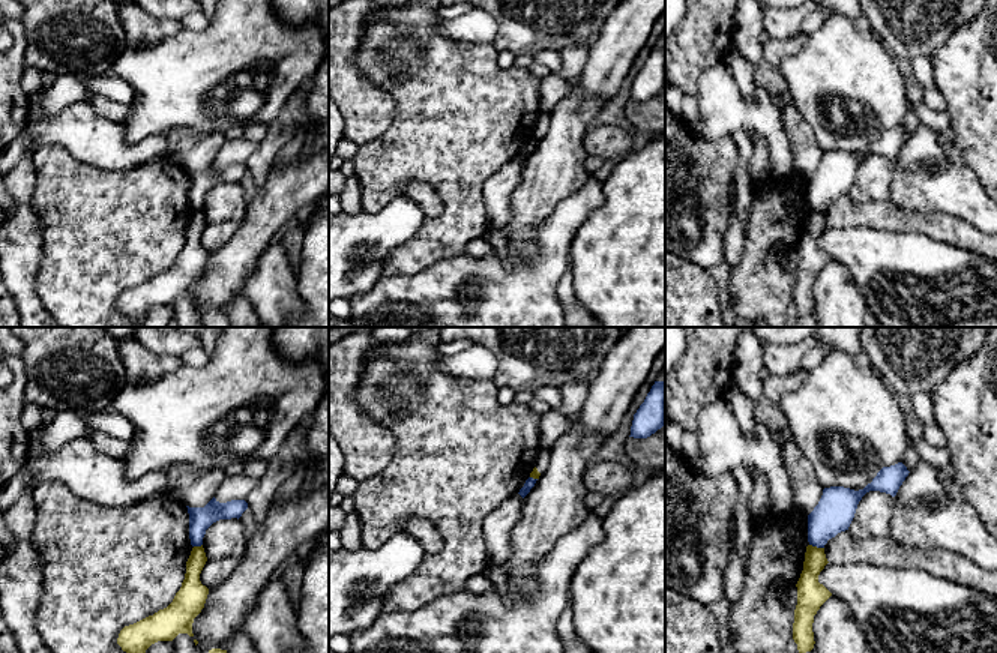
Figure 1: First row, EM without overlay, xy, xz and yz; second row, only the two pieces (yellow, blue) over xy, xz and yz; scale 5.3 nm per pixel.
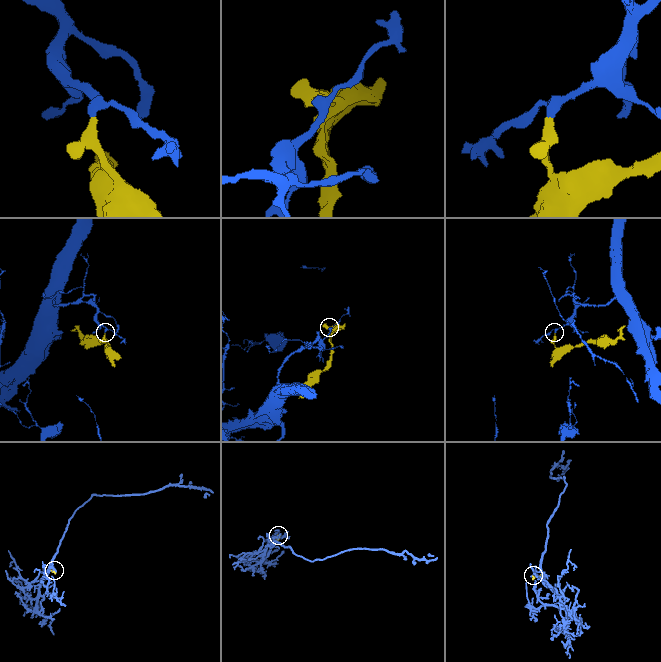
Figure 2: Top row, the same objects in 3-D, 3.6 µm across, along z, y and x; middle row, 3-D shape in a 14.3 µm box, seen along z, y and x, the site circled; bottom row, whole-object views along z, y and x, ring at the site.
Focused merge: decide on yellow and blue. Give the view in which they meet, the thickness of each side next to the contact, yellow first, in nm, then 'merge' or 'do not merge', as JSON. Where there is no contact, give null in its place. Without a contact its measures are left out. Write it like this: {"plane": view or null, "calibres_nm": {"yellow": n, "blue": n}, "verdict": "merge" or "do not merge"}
{"plane": "yz", "calibres_nm": {"yellow": 150, "blue": 200}, "verdict": "do not merge"}

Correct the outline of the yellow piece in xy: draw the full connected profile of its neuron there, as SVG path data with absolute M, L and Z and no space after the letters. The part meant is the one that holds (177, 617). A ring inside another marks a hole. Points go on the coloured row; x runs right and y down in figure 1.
M203 545L194 546L186 561L186 573L173 602L134 624L125 626L117 644L126 653L146 653L158 641L173 641L179 633L192 633L194 618L204 608L209 588L201 584L200 573L207 561Z

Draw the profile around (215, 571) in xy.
M234 557L207 560L200 573L201 584L209 590L216 587L234 572L239 560Z

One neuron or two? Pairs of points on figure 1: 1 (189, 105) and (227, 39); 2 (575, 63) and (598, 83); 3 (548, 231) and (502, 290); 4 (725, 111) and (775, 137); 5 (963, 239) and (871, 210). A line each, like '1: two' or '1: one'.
1: one
2: two
3: one
4: one
5: one

